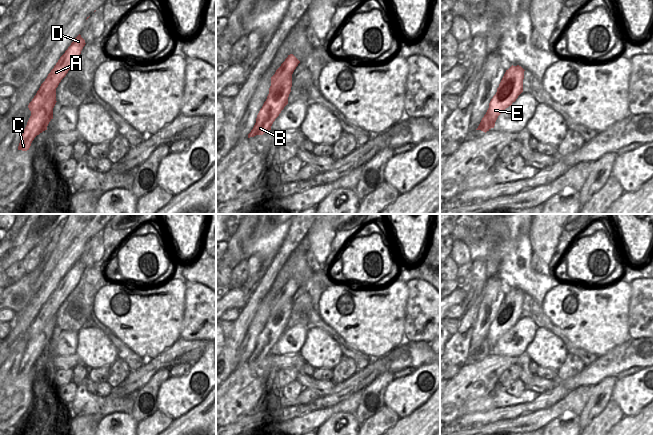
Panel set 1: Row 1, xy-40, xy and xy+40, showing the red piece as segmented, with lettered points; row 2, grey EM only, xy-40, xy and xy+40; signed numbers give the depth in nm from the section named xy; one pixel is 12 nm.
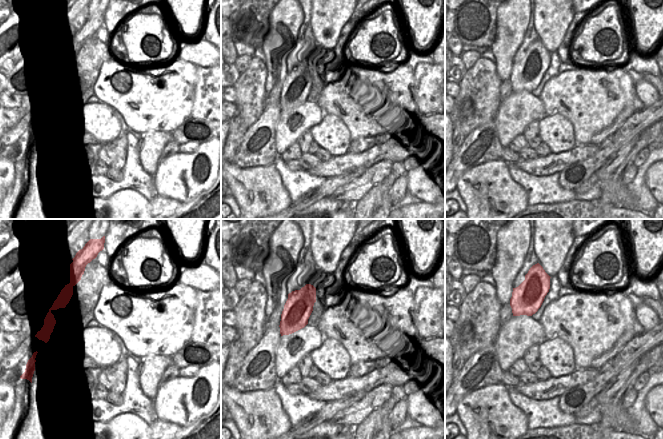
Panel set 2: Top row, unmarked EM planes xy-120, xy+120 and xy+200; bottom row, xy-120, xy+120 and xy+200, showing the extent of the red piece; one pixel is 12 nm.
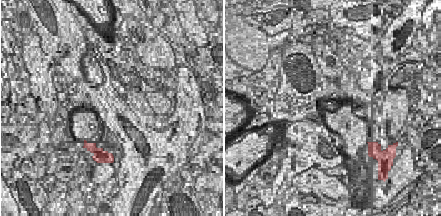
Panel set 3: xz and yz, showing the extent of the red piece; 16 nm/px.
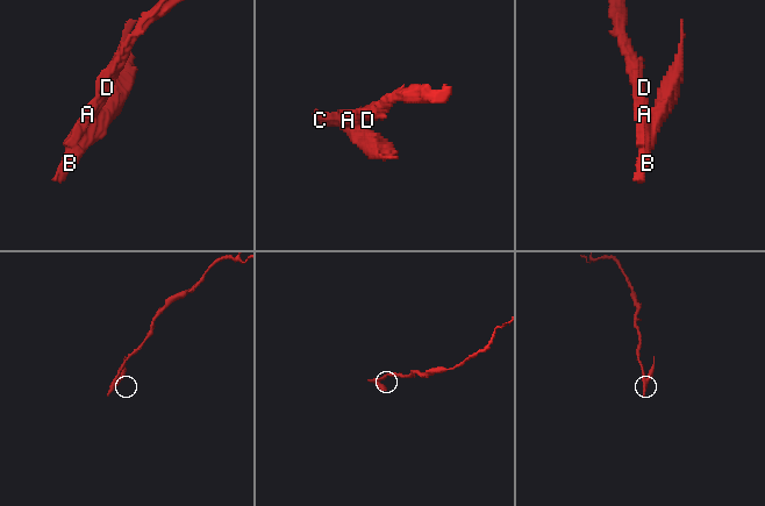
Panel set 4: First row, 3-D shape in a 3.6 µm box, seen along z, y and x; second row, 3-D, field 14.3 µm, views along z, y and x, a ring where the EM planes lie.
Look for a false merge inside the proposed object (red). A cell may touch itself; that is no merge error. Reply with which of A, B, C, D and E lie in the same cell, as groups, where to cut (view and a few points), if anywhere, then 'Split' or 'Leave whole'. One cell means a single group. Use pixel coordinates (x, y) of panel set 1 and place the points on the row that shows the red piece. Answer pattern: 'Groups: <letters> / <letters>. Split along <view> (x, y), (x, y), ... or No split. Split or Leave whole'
Groups: A D / B C E. Split along xy-40 (55, 88), (42, 101), (39, 107), (31, 113). Split

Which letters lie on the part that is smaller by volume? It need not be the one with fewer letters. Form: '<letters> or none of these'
B, C, E

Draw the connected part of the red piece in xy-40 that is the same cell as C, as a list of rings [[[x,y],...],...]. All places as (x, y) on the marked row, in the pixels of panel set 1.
[[[56,89],[48,96],[47,100],[43,100],[38,110],[31,113],[27,125],[20,138],[18,150],[29,150],[34,138],[47,130],[49,122],[53,119],[53,108],[56,104]]]

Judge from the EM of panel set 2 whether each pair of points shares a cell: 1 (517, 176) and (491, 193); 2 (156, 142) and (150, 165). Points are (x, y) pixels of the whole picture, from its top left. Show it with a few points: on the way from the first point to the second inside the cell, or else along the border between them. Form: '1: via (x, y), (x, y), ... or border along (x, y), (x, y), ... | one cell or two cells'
1: border along (506, 163), (510, 176), (525, 191), (527, 198) | two cells
2: via (151, 148), (150, 159) | one cell

